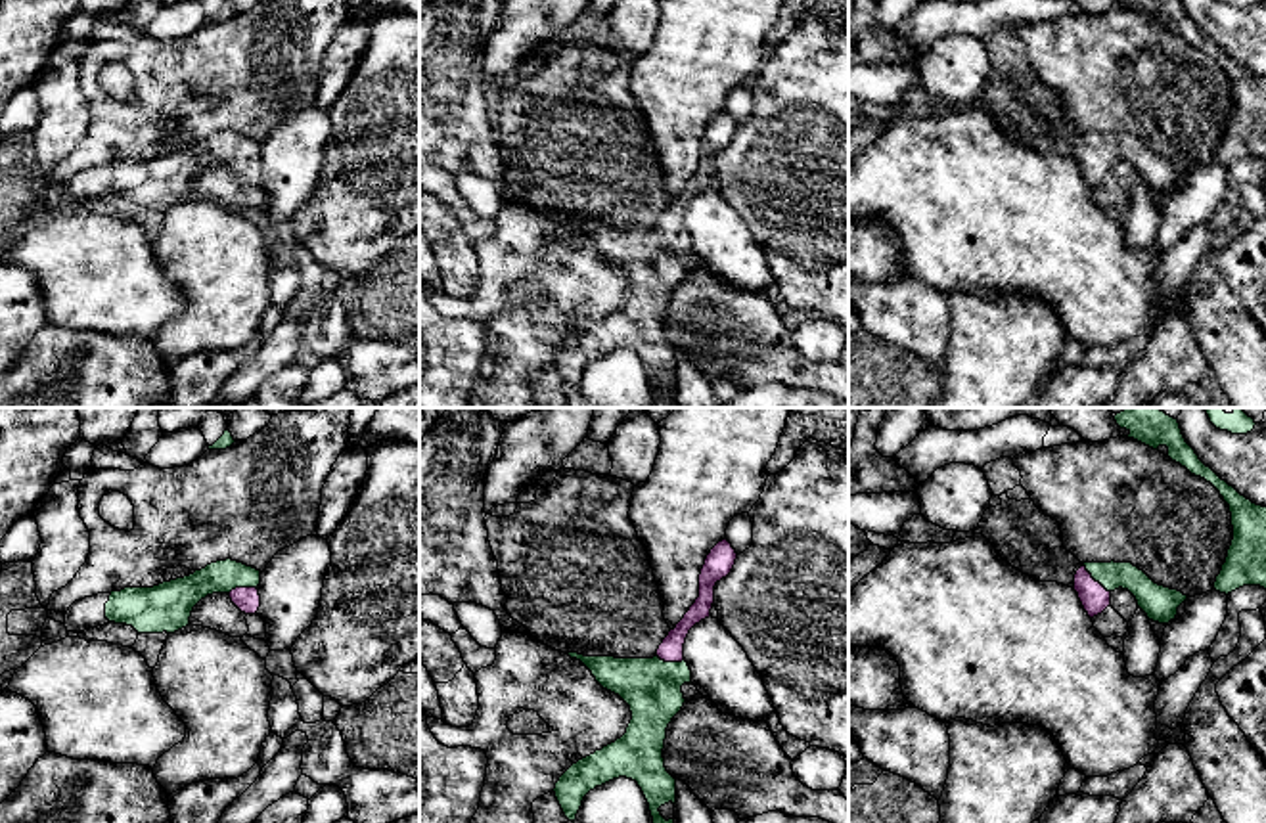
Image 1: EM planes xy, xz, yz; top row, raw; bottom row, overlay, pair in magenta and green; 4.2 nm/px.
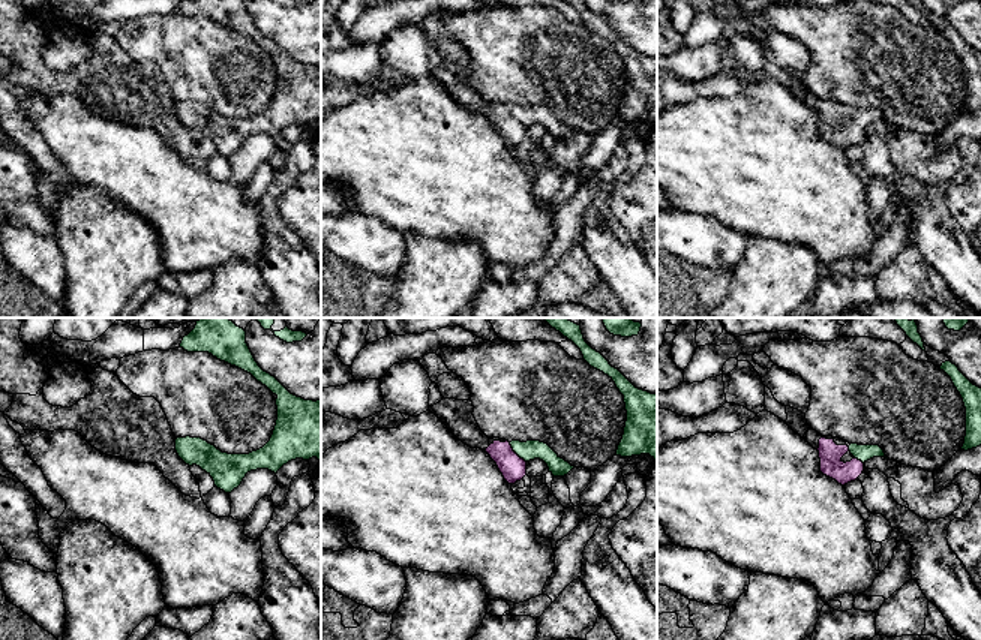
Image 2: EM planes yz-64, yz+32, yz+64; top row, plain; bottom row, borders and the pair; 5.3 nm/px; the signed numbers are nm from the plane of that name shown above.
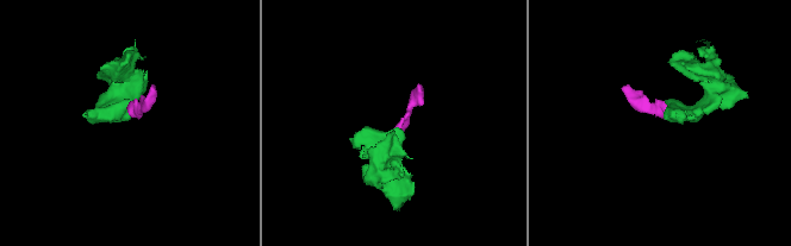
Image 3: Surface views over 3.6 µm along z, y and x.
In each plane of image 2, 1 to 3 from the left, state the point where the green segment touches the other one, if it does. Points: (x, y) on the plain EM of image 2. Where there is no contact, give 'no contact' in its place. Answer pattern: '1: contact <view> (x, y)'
1: no contact
2: contact yz+32 (515, 117)
3: contact yz+64 (857, 123)

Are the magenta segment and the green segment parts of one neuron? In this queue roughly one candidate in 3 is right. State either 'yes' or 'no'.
yes

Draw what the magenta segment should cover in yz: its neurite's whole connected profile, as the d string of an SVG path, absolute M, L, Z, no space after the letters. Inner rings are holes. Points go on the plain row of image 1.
M1084 134L1074 145L1074 163L1090 189L1111 176L1111 165L1128 161L1149 191L1168 195L1176 189L1178 178L1187 172L1178 161L1155 155L1132 134Z

